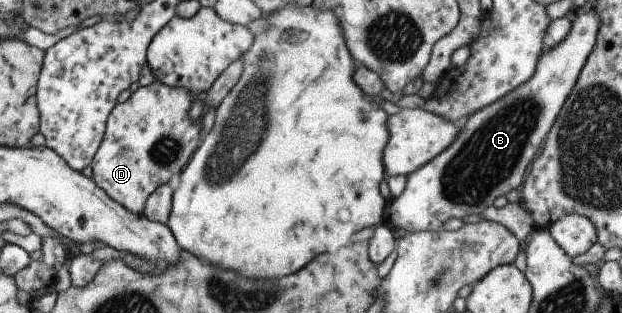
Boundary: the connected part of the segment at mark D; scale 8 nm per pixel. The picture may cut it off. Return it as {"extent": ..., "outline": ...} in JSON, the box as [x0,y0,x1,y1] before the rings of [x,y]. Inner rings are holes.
{"extent":[91,80,201,215],"outline":[[[155,80],[139,86],[122,103],[114,104],[105,121],[105,129],[96,153],[91,159],[91,180],[112,201],[136,215],[143,213],[147,197],[159,186],[168,182],[172,175],[180,173],[197,149],[200,142],[201,117],[191,122],[188,112],[192,99],[186,89],[166,86]]]}

